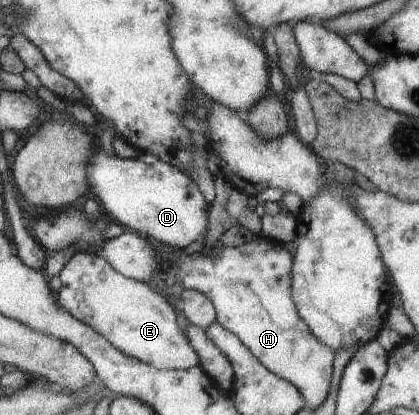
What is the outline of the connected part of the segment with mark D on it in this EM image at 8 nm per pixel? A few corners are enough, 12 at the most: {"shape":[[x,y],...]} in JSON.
{"shape":[[109,157],[86,167],[116,223],[181,250],[202,244],[209,208],[186,173]]}

